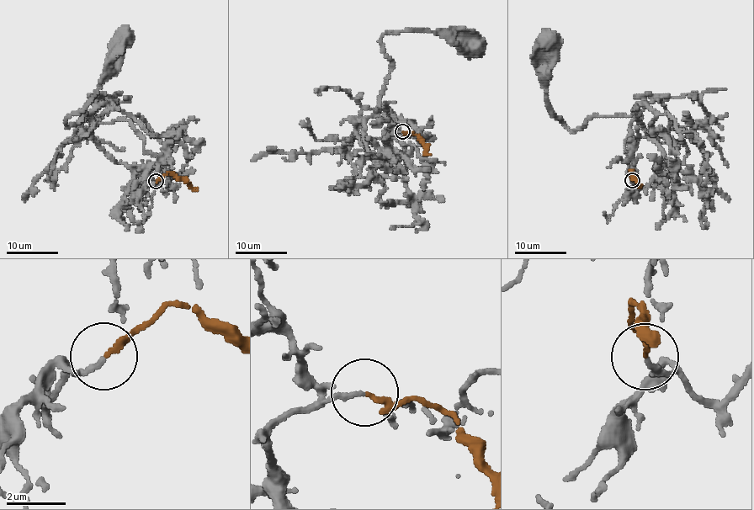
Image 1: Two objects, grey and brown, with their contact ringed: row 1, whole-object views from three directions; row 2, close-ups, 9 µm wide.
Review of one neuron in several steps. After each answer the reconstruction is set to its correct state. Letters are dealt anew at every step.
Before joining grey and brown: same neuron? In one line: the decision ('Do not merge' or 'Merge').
Merge

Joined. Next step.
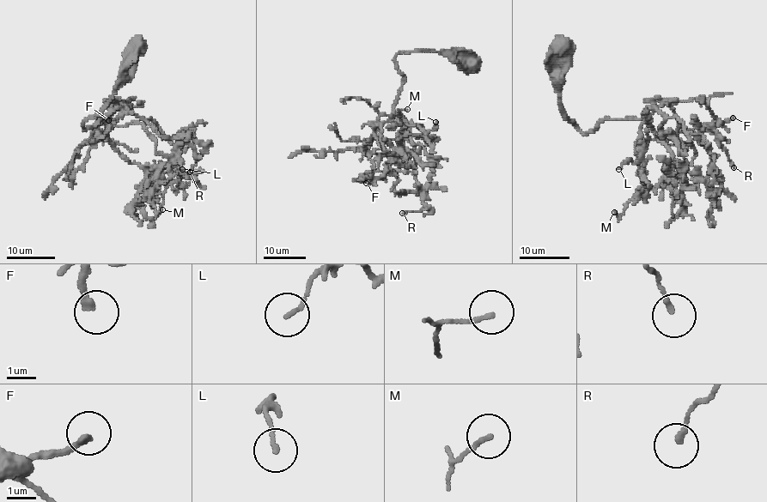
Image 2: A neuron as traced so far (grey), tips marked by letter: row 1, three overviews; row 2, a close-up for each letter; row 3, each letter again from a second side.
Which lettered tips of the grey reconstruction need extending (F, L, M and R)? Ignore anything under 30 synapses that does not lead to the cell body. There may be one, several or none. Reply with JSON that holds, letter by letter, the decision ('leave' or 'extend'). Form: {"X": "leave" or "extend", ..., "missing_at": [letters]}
{"F": "leave", "L": "leave", "M": "leave", "R": "leave", "missing_at": []}

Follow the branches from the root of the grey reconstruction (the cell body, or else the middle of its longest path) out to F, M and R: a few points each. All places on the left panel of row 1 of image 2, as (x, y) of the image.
F: (138, 45), (126, 81), (83, 125), (92, 127), (115, 100), (130, 99), (108, 120)
M: (138, 45), (126, 81), (83, 125), (102, 117), (113, 149), (156, 166), (161, 183), (149, 199), (162, 209)
R: (138, 45), (126, 81), (83, 125), (122, 108), (153, 119), (167, 136), (187, 130), (204, 148), (190, 172)

